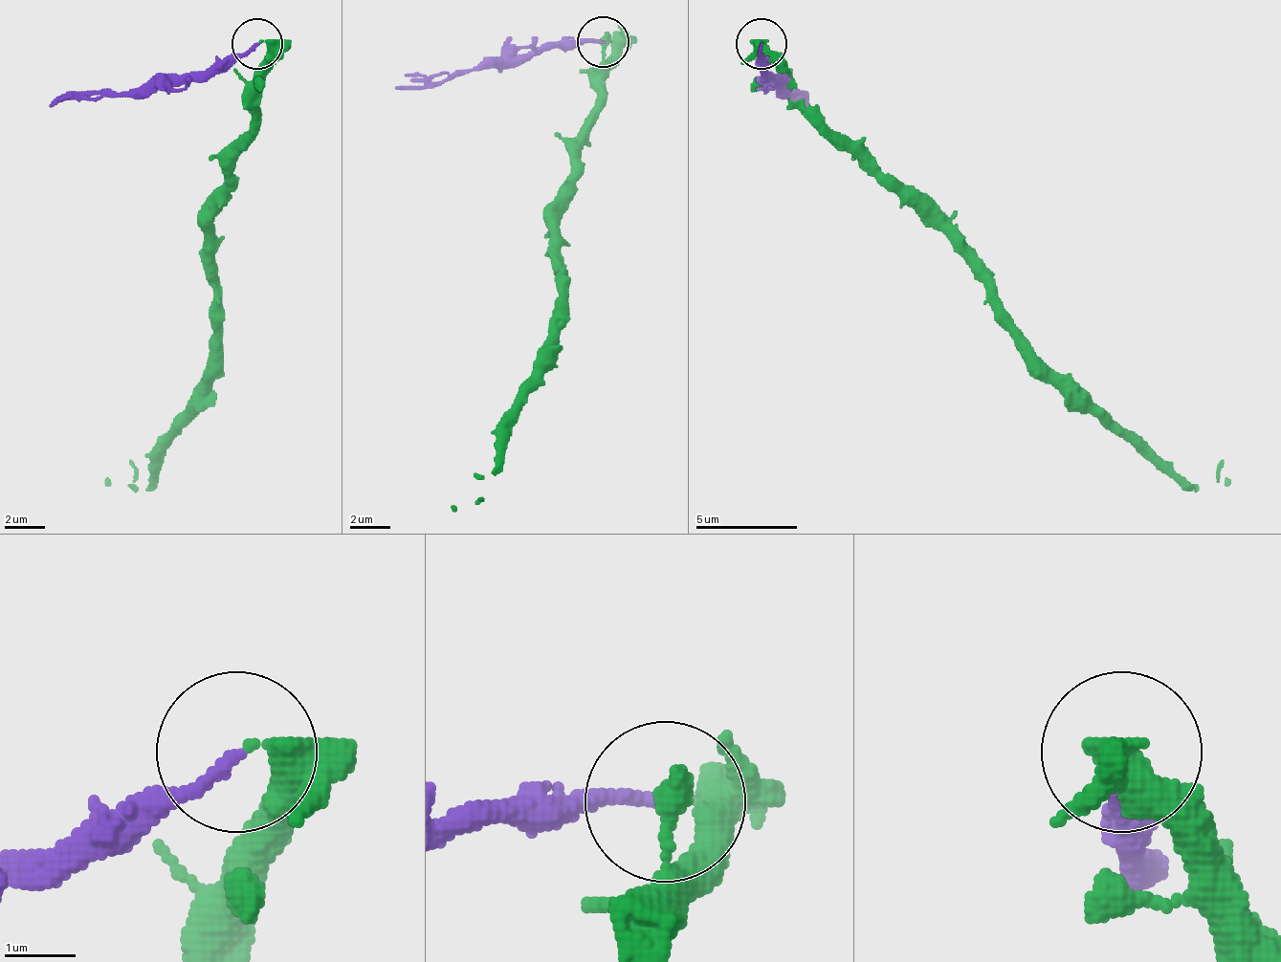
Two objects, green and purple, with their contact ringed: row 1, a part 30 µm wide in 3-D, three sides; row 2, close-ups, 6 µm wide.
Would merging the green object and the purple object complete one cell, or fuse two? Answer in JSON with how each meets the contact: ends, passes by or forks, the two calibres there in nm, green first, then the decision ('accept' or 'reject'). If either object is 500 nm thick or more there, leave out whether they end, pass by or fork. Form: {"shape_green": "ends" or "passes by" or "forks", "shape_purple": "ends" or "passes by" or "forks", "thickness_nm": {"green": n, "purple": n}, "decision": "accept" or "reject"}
{"shape_green": "passes by", "shape_purple": "ends", "thickness_nm": {"green": 280, "purple": 170}, "decision": "reject"}

